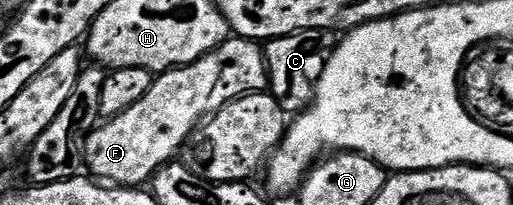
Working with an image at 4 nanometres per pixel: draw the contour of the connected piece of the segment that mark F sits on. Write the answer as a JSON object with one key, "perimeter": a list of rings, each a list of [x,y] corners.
{"perimeter":[[[229,37],[217,50],[211,50],[206,56],[194,60],[194,64],[175,66],[152,79],[150,92],[138,100],[138,104],[130,104],[126,112],[107,119],[97,125],[84,141],[83,165],[88,166],[87,173],[93,179],[116,188],[140,188],[151,183],[160,167],[168,165],[183,151],[185,142],[209,116],[216,114],[235,98],[253,92],[268,90],[268,65],[264,63],[264,51],[261,43],[251,42],[245,38]]]}

